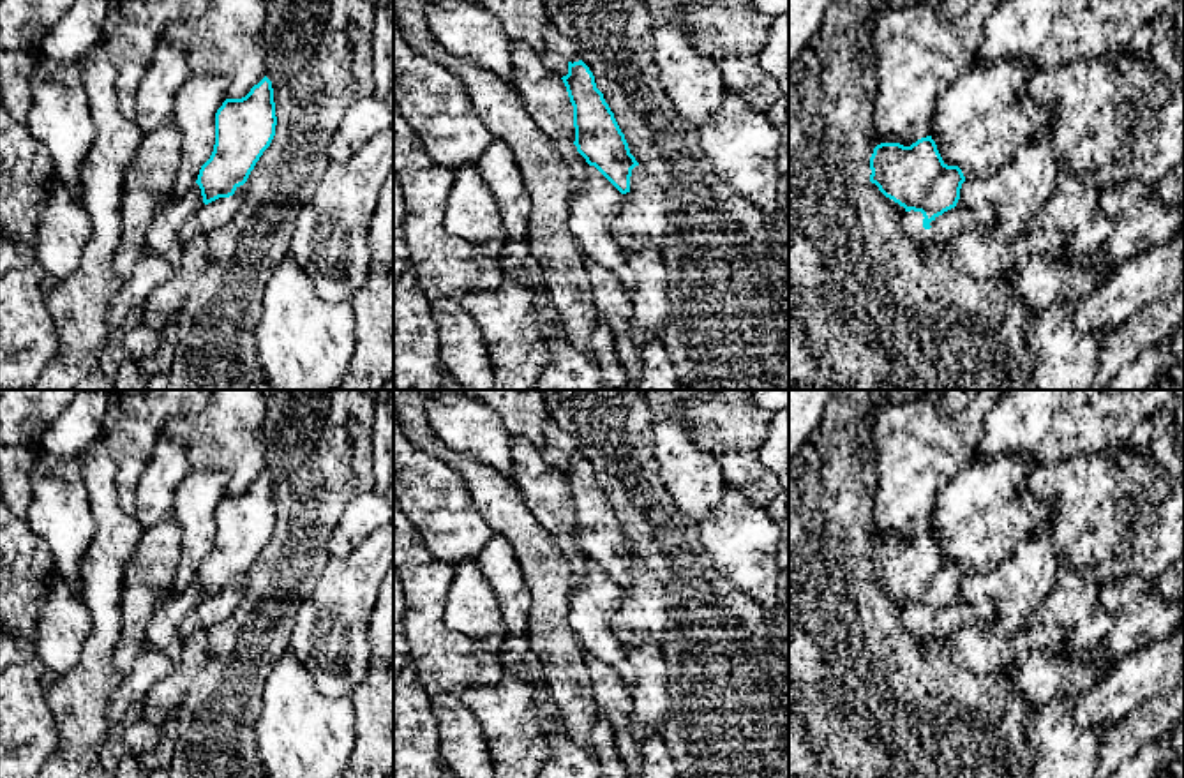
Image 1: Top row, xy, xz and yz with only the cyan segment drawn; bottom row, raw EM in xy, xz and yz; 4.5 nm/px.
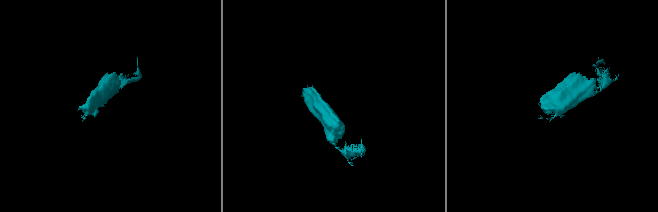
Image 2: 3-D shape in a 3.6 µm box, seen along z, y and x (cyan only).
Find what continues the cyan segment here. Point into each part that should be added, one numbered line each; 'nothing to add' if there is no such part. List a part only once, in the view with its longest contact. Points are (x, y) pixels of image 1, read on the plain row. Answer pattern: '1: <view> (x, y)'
1: xz (556, 438)

